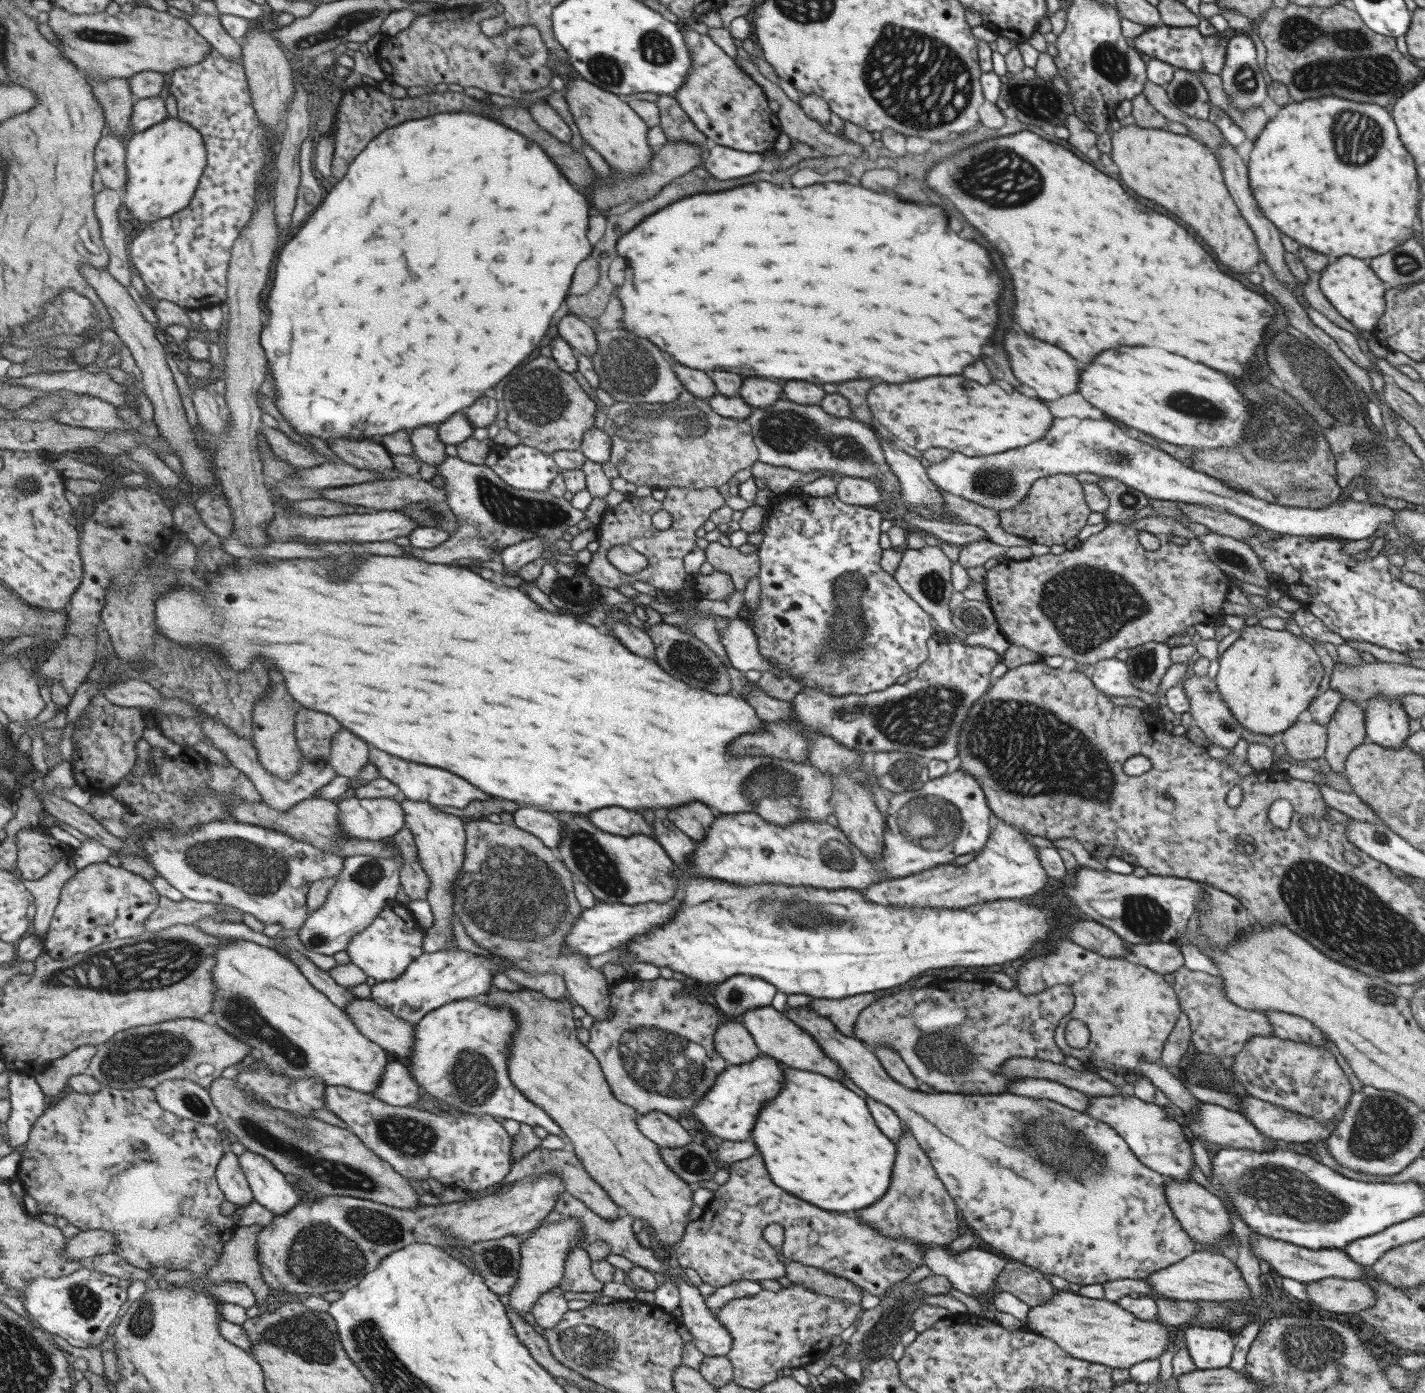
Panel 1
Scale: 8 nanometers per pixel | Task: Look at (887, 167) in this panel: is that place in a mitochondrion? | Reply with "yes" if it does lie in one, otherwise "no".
no

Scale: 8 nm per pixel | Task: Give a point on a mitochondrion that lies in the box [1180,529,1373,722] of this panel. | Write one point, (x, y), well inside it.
(1226, 555)

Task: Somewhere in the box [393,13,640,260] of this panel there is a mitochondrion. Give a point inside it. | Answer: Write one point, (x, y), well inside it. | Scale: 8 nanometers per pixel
(605, 69)

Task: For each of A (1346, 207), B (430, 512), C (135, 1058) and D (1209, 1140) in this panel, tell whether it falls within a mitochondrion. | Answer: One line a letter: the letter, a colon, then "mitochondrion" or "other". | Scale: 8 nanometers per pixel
A: other
B: mitochondrion
C: mitochondrion
D: other

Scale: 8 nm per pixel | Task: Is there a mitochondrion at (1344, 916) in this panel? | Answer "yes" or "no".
yes

